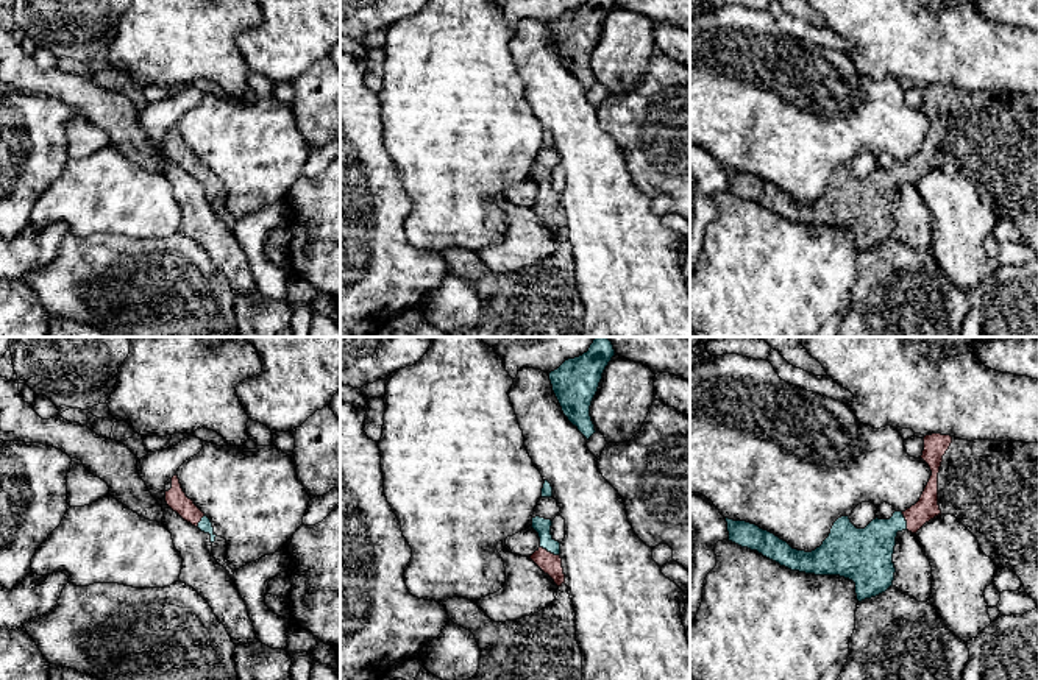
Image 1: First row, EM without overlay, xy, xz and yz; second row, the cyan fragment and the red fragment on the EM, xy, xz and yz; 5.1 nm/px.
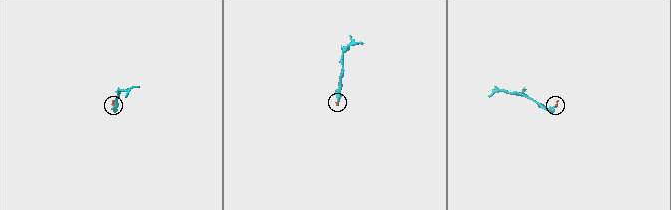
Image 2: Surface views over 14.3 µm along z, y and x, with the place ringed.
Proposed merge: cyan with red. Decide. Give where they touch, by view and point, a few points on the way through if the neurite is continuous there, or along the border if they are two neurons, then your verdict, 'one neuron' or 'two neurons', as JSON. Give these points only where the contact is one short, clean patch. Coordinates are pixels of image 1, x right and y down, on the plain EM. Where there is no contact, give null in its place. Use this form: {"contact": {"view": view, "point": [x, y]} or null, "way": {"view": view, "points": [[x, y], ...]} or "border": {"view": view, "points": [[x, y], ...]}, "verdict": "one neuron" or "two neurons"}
{"contact": {"view": "xz", "point": [550, 201]}, "way": {"view": "xz", "points": [[542, 177], [550, 201], [550, 214]]}, "verdict": "one neuron"}

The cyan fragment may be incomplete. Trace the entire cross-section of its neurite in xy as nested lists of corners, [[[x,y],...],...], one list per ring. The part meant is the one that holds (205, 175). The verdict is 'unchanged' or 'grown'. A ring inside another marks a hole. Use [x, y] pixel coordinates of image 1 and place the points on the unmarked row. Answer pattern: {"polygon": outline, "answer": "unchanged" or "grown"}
{"polygon": [[[176,125],[172,128],[172,139],[165,142],[165,153],[184,172],[198,178],[201,182],[209,184],[211,193],[215,192],[217,186],[214,184],[211,170],[186,147]]], "answer": "grown"}

